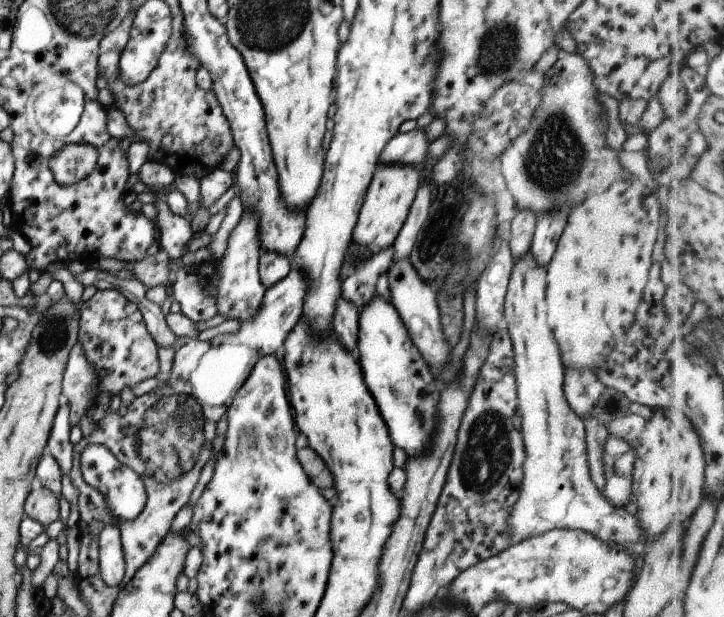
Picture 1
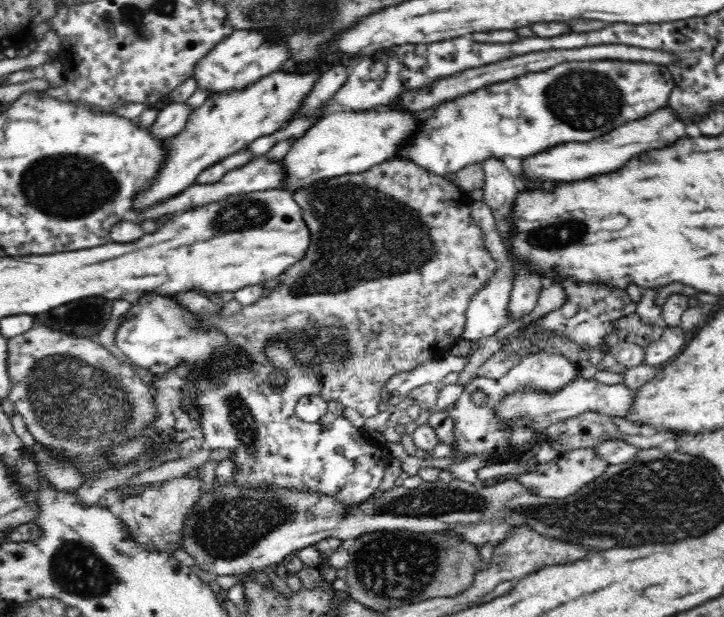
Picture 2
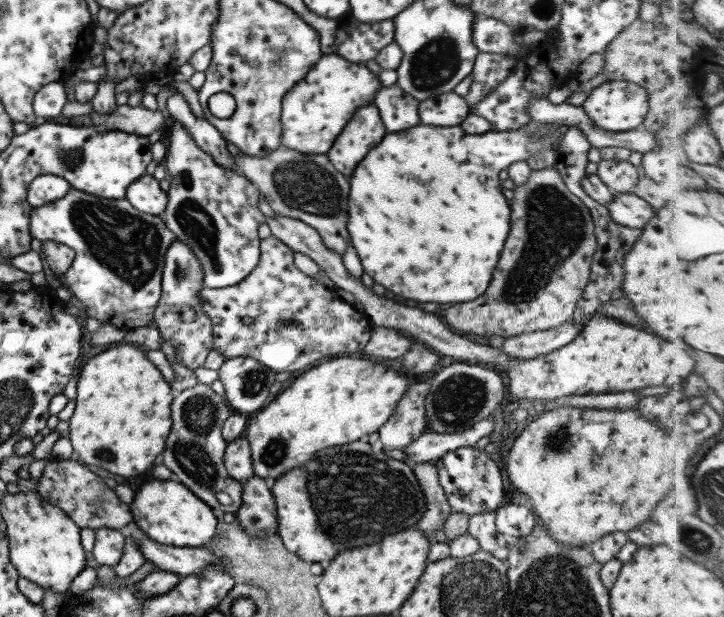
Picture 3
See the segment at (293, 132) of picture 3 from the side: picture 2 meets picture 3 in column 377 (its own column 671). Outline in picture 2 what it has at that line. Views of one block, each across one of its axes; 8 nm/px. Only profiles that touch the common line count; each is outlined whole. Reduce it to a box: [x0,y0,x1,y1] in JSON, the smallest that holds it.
[398,60,676,176]

